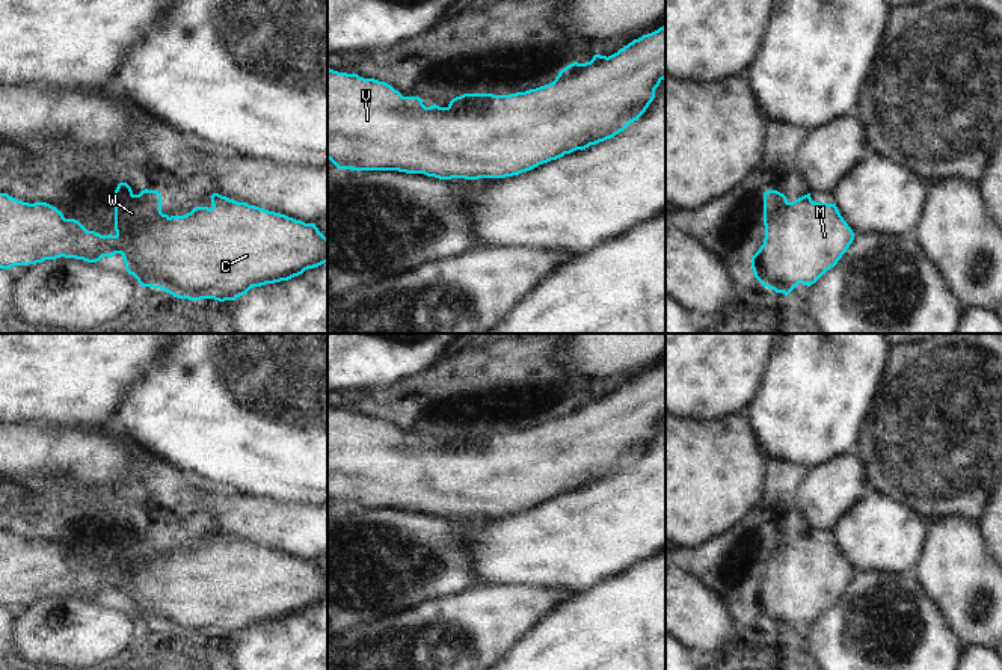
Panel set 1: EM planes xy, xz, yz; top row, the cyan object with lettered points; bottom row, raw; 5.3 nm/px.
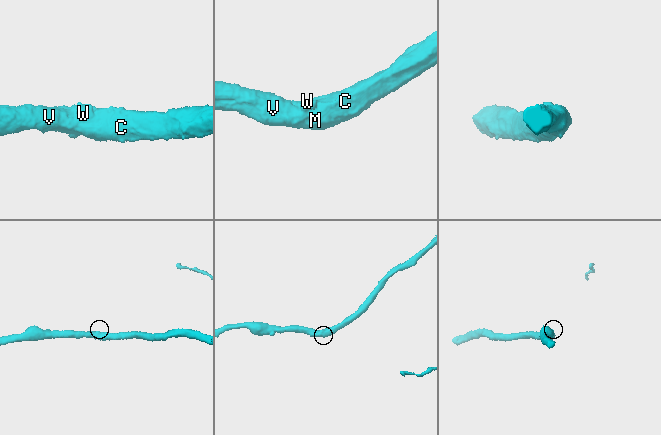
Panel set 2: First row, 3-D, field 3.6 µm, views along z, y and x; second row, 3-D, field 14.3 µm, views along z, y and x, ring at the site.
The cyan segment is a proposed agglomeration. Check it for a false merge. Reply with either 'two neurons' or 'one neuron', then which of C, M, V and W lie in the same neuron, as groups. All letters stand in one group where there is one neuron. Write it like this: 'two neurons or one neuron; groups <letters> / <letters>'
one neuron; groups C M V W

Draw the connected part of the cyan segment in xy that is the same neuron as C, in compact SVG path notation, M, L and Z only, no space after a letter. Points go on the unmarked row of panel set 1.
M119 521L115 528L115 569L112 573L101 573L95 569L88 569L78 558L65 557L62 549L47 540L23 540L18 539L8 531L0 531L0 607L11 607L14 604L29 604L42 601L45 598L56 598L60 595L83 598L88 601L97 601L103 595L112 596L115 592L121 592L125 601L125 608L133 613L142 625L160 626L174 635L189 637L189 638L201 638L201 637L214 637L219 640L235 638L237 635L246 632L254 625L261 625L266 622L275 622L281 619L288 619L294 614L302 613L308 607L318 605L327 601L327 576L318 569L315 561L305 561L302 558L296 558L281 551L269 549L255 543L249 543L246 540L237 540L219 531L213 531L211 534L211 546L208 545L196 545L190 551L184 554L168 554L161 551L161 533L157 528L142 528L139 533L134 533L131 525L127 521Z

